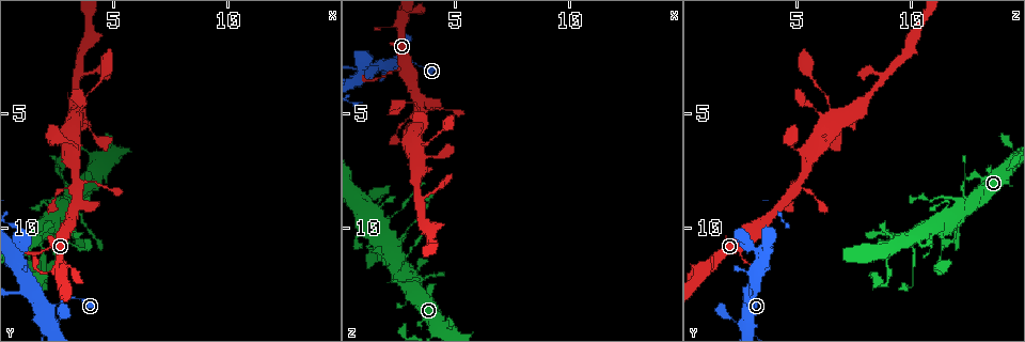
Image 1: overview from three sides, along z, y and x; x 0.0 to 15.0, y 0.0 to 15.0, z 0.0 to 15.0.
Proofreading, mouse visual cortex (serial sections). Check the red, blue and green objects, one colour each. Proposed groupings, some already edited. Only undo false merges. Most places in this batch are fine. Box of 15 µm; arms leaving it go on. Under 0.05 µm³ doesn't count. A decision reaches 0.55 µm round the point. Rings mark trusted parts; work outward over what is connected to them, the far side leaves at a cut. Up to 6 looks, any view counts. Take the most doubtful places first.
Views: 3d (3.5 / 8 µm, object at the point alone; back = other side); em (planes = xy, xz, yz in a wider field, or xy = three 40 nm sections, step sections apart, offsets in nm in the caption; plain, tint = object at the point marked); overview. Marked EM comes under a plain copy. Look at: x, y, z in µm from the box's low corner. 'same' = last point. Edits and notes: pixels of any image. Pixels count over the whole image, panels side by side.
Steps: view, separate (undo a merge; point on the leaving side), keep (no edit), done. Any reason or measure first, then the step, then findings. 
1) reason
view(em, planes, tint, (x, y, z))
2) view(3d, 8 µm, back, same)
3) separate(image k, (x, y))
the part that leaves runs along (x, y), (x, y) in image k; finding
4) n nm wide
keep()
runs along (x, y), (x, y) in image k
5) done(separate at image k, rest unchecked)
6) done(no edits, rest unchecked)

view(3d, 3.5 µm, (3.4, 5.0, 6.5))

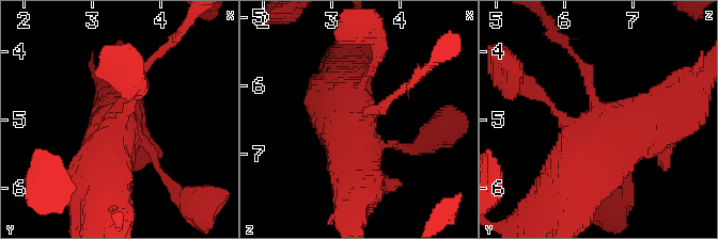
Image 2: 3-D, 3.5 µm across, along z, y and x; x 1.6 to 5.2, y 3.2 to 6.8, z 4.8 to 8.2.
shape alone is not enough
view(em, xy, step 3, tint, (3.35, 5.00, 6.55))

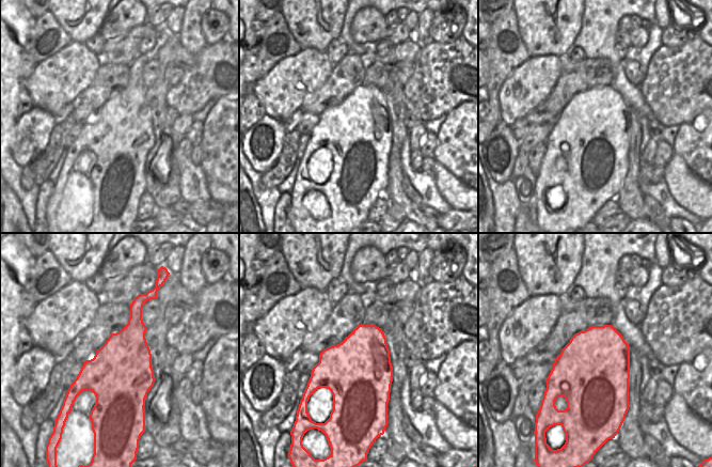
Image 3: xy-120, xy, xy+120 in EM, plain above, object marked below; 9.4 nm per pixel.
keep()
runs along (560, 202), (625, 130), (669, 110) in image 2; continuous, no second cell

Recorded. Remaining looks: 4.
view(3d, 3.5 µm, (2.2, 13.9, 2.8))

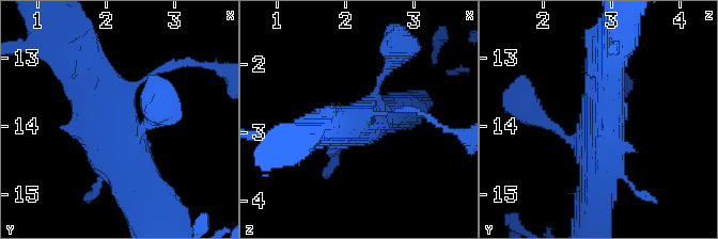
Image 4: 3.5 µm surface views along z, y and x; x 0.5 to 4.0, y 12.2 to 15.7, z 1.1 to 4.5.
4 arms; arms of 100, 150, 150, 400 nm
view(em, xy, step 3, tint, (2.20, 13.90, 2.85))

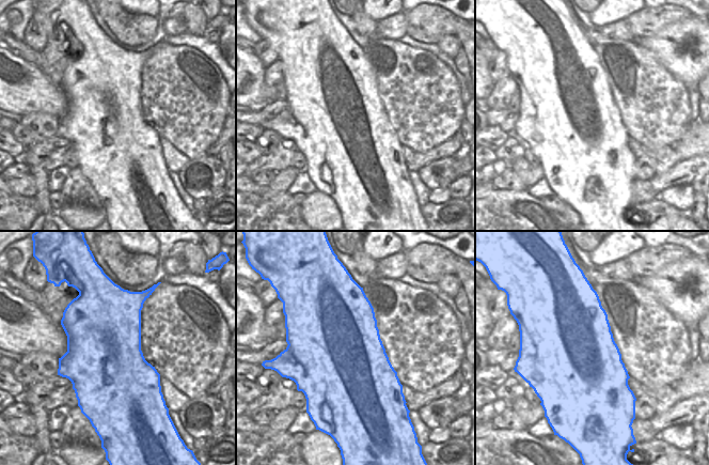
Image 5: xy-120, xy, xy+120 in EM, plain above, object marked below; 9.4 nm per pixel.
cut it another way
view(em, planes, tint, same)

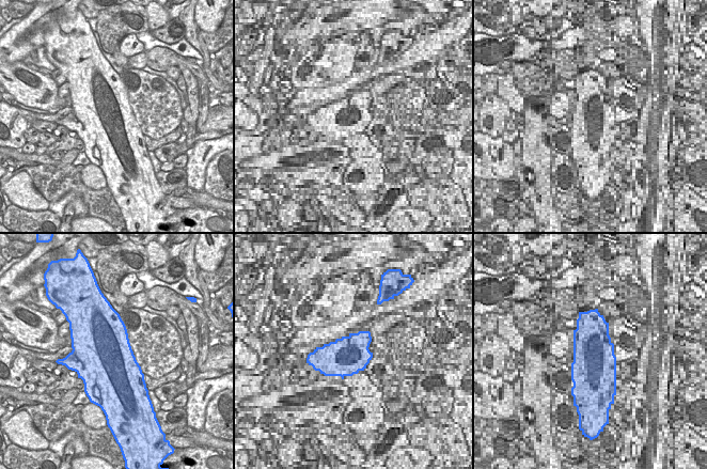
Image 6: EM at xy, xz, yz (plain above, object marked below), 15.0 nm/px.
keep()
runs along (374, 112), (357, 117), (393, 60) in image 4; all the same cell

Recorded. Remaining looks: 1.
done(no edits, rest unchecked)

